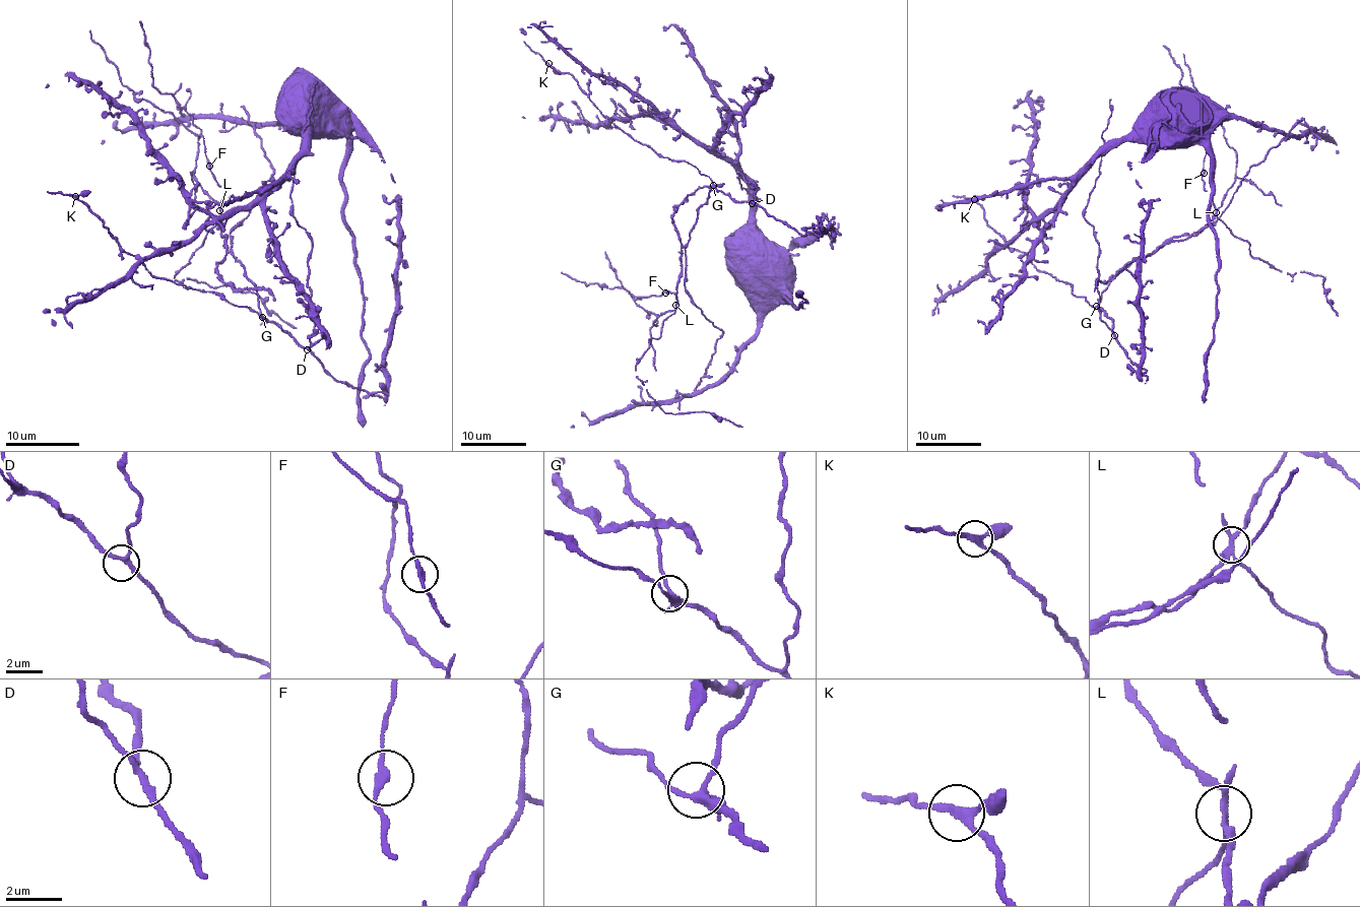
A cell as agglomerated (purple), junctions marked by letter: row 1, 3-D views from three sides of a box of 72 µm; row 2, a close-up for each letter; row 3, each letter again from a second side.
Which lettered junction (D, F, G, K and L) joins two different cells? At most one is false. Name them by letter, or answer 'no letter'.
L

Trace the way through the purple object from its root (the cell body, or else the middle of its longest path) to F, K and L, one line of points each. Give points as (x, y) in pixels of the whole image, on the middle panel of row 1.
F: (770, 268), (738, 172), (755, 199), (709, 190), (682, 249), (673, 310), (654, 325), (619, 287), (665, 293)
K: (770, 268), (755, 196), (738, 172), (752, 182), (754, 201), (732, 199), (693, 166), (623, 133), (548, 63)
L: (770, 268), (755, 196), (738, 172), (758, 188), (755, 199), (709, 190), (682, 249), (675, 306)

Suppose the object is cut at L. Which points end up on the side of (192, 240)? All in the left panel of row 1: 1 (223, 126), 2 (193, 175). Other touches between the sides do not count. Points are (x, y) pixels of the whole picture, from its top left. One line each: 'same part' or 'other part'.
1: same part
2: other part

